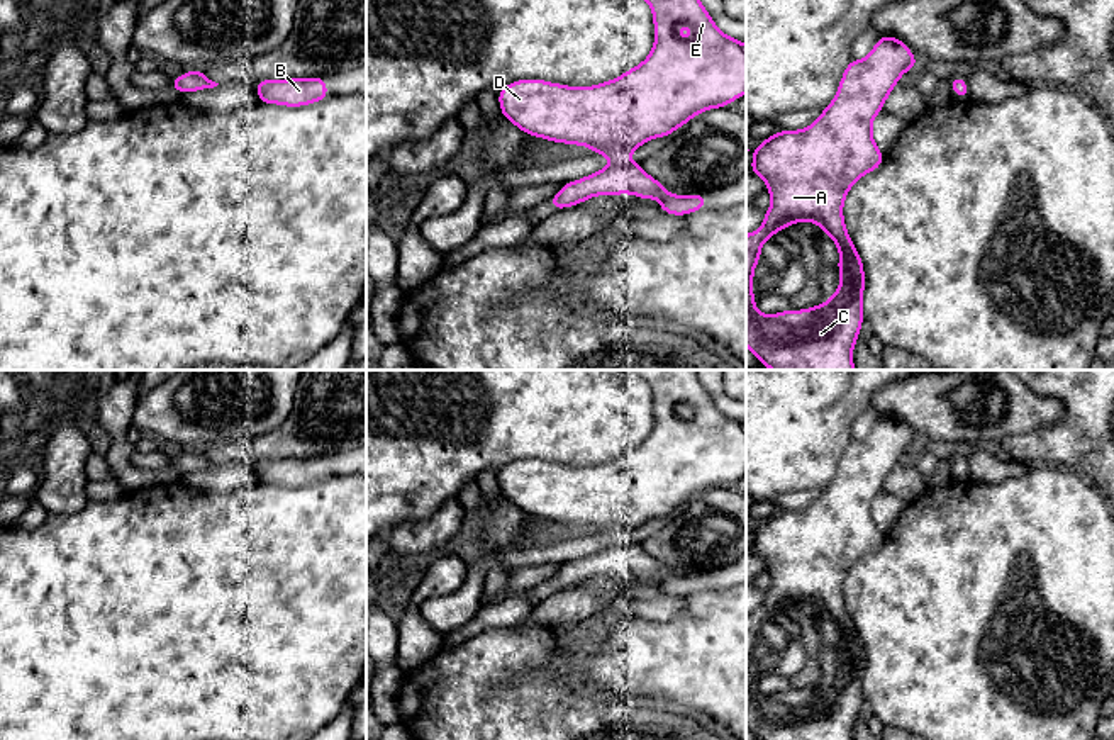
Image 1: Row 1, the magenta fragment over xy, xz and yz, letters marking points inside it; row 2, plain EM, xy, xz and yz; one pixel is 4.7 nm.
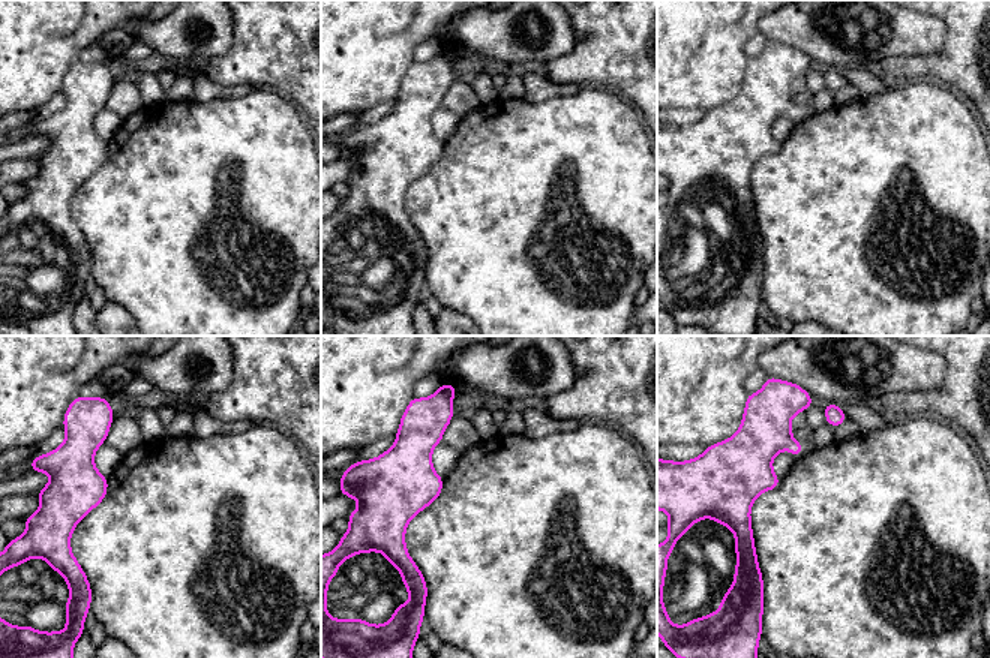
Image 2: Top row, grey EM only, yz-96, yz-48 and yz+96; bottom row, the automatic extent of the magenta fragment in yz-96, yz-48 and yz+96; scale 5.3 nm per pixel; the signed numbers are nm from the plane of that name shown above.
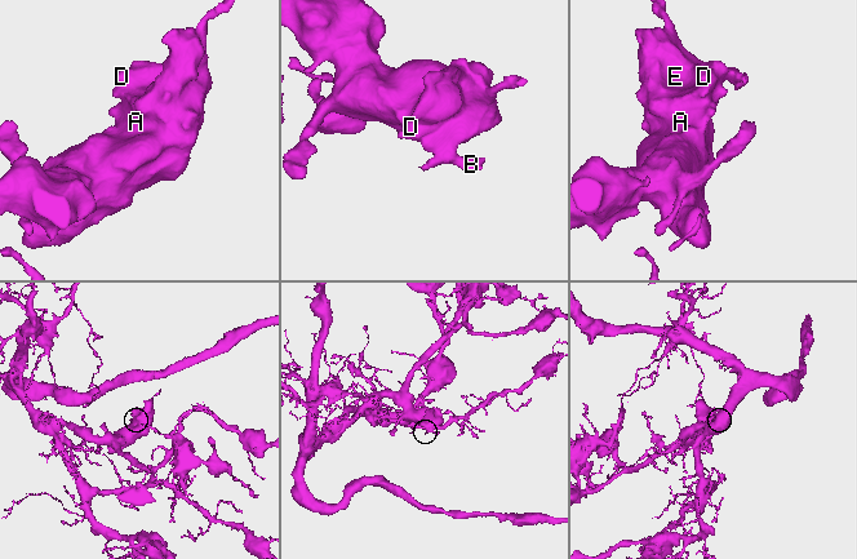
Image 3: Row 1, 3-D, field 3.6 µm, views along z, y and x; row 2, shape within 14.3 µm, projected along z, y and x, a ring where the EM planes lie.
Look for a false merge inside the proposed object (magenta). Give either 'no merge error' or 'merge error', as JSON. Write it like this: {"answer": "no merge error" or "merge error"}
{"answer": "no merge error"}

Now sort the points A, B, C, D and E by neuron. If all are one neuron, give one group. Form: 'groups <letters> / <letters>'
groups A B C D E

